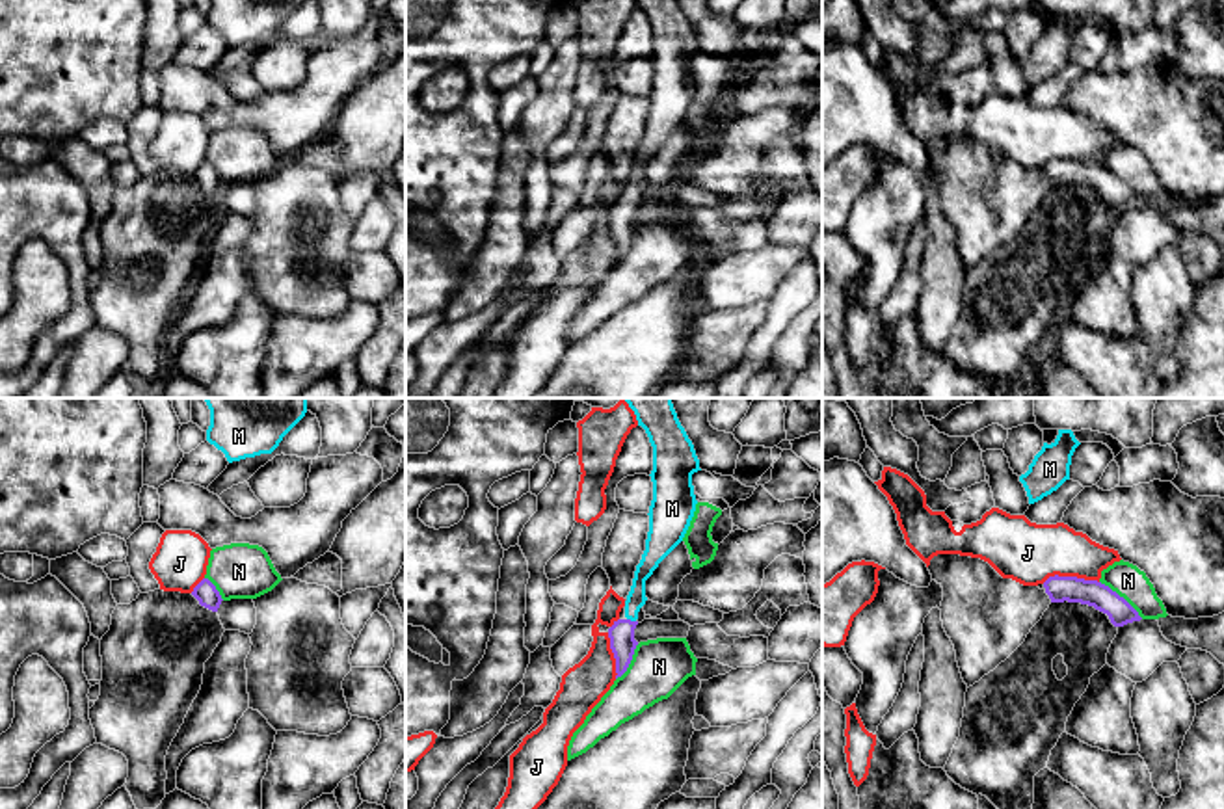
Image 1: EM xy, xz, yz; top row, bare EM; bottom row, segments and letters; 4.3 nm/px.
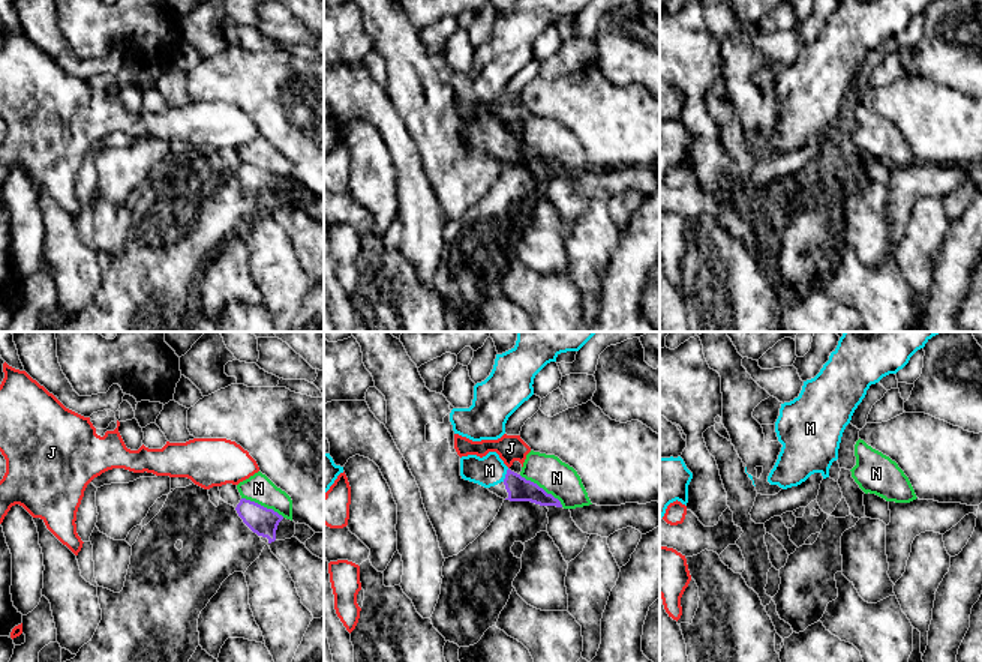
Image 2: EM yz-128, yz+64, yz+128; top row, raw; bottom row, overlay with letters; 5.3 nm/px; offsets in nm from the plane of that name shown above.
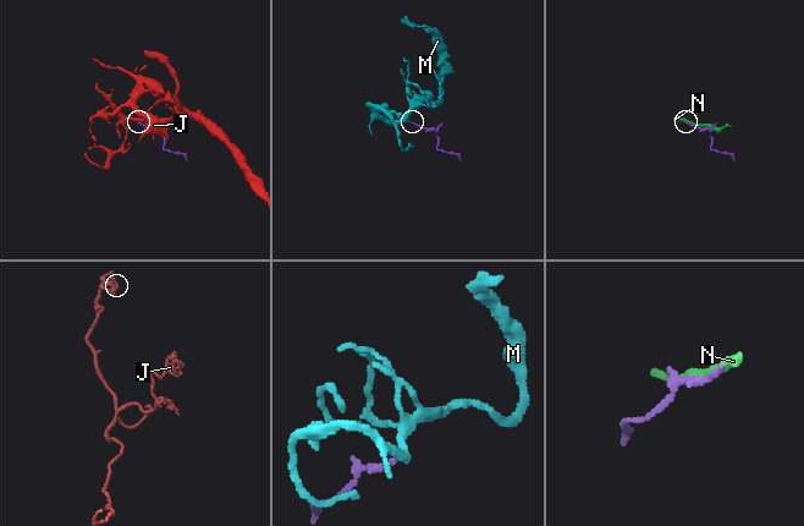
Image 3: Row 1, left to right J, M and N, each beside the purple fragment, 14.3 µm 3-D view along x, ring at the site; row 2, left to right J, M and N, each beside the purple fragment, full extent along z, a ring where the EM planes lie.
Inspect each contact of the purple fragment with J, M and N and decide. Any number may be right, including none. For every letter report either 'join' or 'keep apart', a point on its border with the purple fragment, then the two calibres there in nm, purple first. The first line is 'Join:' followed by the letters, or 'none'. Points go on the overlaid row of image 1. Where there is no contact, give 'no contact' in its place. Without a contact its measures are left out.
Join: M
J: keep apart; contact yz (1070, 577); calibres 110 and 260 nm
M: join; contact xz (629, 620); calibres 110 and 80 nm
N: keep apart; contact yz (1122, 597); calibres 110 and 150 nm

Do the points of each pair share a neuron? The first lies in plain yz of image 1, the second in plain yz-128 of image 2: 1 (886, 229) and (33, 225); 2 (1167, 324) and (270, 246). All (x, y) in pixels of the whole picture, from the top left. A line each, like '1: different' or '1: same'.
1: same
2: same

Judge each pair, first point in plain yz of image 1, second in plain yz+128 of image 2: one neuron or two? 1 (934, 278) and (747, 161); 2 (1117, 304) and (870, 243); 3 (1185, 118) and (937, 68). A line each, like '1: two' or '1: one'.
1: one
2: one
3: two

